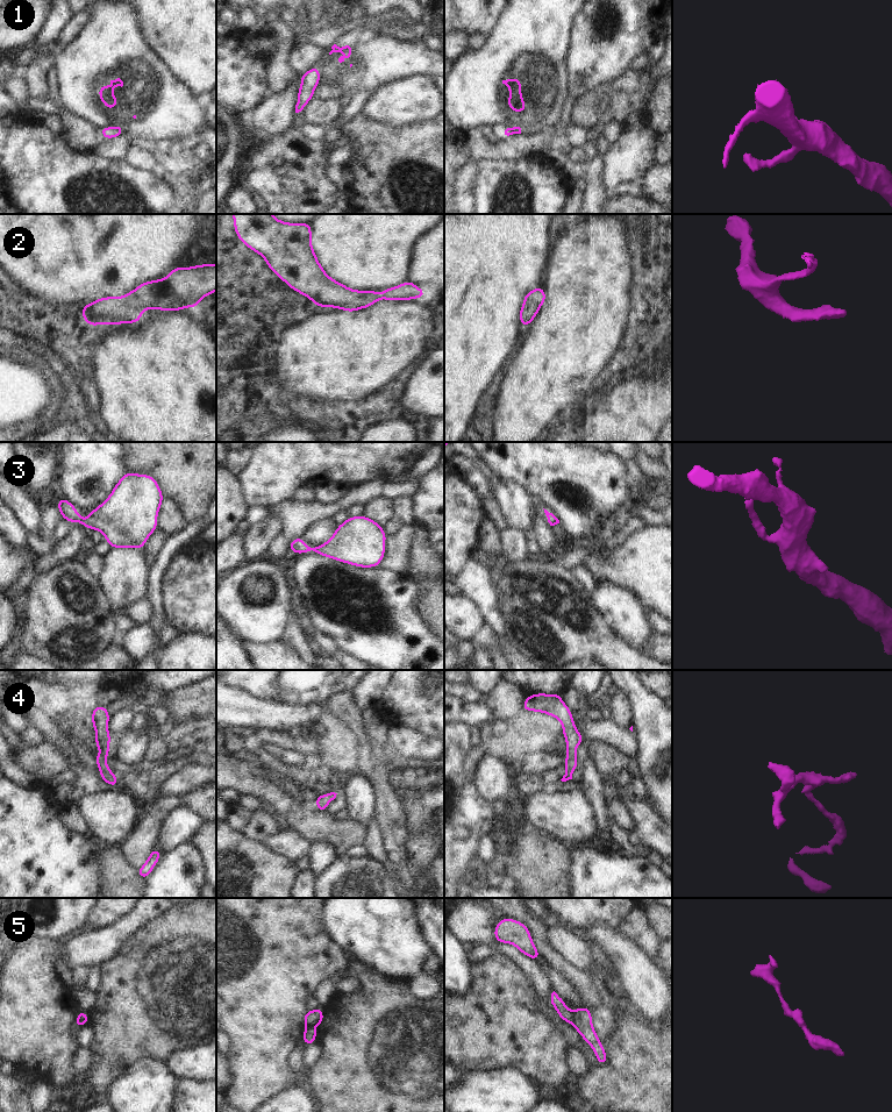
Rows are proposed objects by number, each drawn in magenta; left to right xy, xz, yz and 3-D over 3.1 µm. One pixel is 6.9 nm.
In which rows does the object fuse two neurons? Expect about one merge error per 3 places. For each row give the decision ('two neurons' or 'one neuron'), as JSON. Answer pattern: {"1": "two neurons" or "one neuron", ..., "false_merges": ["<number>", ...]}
{"1": "two neurons", "2": "one neuron", "3": "one neuron", "4": "one neuron", "5": "two neurons", "false_merges": ["1", "5"]}

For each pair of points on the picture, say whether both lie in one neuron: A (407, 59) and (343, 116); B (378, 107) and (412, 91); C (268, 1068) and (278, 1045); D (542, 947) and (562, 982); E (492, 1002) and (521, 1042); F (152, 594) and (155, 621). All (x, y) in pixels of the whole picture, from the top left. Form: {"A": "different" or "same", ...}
{"A": "different", "B": "same", "C": "same", "D": "different", "E": "same", "F": "same"}

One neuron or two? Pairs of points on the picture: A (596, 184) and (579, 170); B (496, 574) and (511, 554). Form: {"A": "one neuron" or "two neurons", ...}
{"A": "two neurons", "B": "one neuron"}

